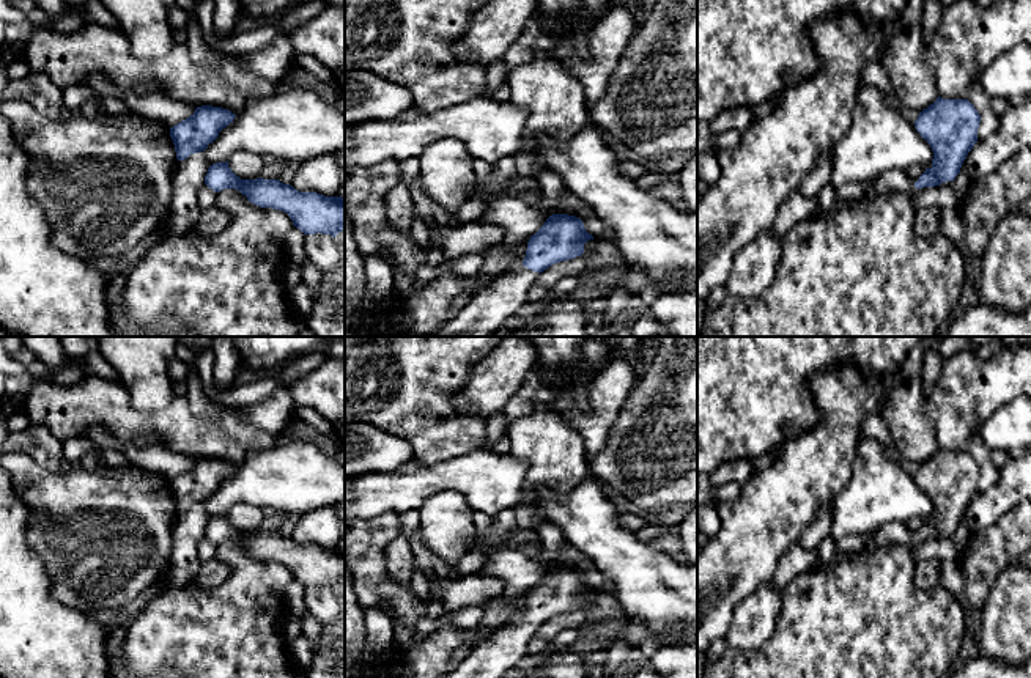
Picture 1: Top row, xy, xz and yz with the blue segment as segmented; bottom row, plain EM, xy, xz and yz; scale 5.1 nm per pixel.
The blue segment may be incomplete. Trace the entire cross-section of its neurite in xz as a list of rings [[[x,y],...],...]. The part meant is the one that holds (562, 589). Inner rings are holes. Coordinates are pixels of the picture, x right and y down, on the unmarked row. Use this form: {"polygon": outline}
{"polygon": [[[552,566],[530,588],[521,617],[507,621],[488,639],[474,647],[460,665],[445,678],[502,678],[507,667],[515,667],[529,651],[529,642],[538,626],[549,618],[584,606],[584,596],[593,591],[581,571]]]}

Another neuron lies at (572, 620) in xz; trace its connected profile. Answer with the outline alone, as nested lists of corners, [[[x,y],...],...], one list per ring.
[[[590,591],[584,596],[584,606],[573,612],[560,614],[538,626],[537,634],[529,642],[527,654],[541,653],[551,640],[565,629],[579,629],[590,612],[597,606],[597,591]]]

